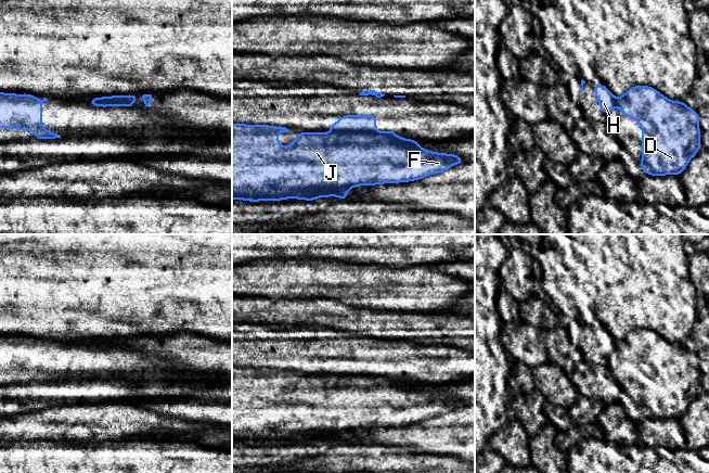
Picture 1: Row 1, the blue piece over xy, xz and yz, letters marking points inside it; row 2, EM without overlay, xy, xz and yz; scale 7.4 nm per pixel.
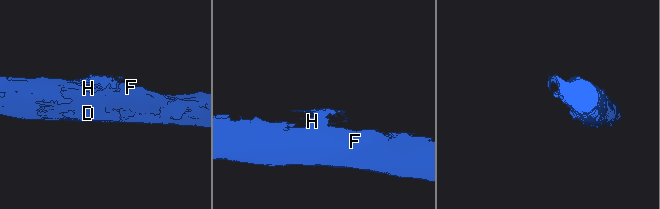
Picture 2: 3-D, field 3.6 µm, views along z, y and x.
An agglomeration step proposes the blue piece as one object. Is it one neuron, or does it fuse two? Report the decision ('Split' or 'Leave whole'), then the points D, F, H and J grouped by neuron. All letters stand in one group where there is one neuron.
Split. Groups: D F J / H

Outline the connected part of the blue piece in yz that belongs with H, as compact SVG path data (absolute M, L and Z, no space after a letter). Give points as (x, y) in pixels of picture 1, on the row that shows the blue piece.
M602 84L593 86L594 95L598 101L601 111L605 114L609 114L614 106L615 97L611 94L609 89Z

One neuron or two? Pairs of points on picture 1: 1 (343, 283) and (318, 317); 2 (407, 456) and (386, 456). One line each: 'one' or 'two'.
1: two
2: one

